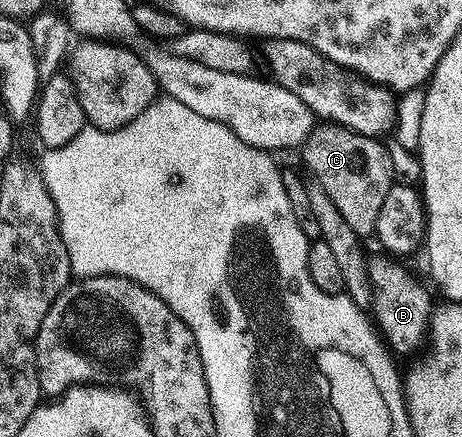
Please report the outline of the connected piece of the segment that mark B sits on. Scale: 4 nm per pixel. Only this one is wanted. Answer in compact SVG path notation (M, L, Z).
M384 254L381 255L376 257L375 260L373 257L369 261L370 285L374 291L372 305L374 316L372 314L372 318L385 347L395 357L397 357L396 355L410 356L419 350L421 344L423 347L429 333L429 322L432 318L430 296L414 277L406 277L404 273L397 272L388 262L389 257Z

